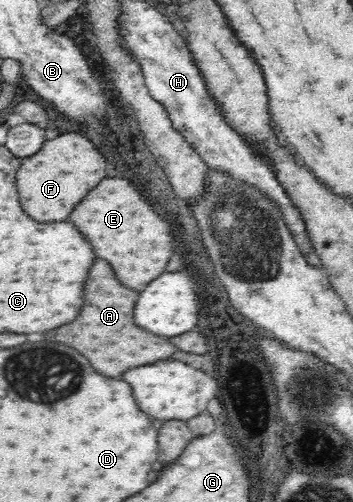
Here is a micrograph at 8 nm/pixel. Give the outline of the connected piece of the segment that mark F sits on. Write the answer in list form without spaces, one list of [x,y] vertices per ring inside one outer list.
[[[67,132],[46,140],[38,153],[22,161],[22,167],[16,173],[24,213],[36,221],[68,219],[74,205],[80,203],[102,179],[106,179],[106,165],[106,156],[80,132]]]

